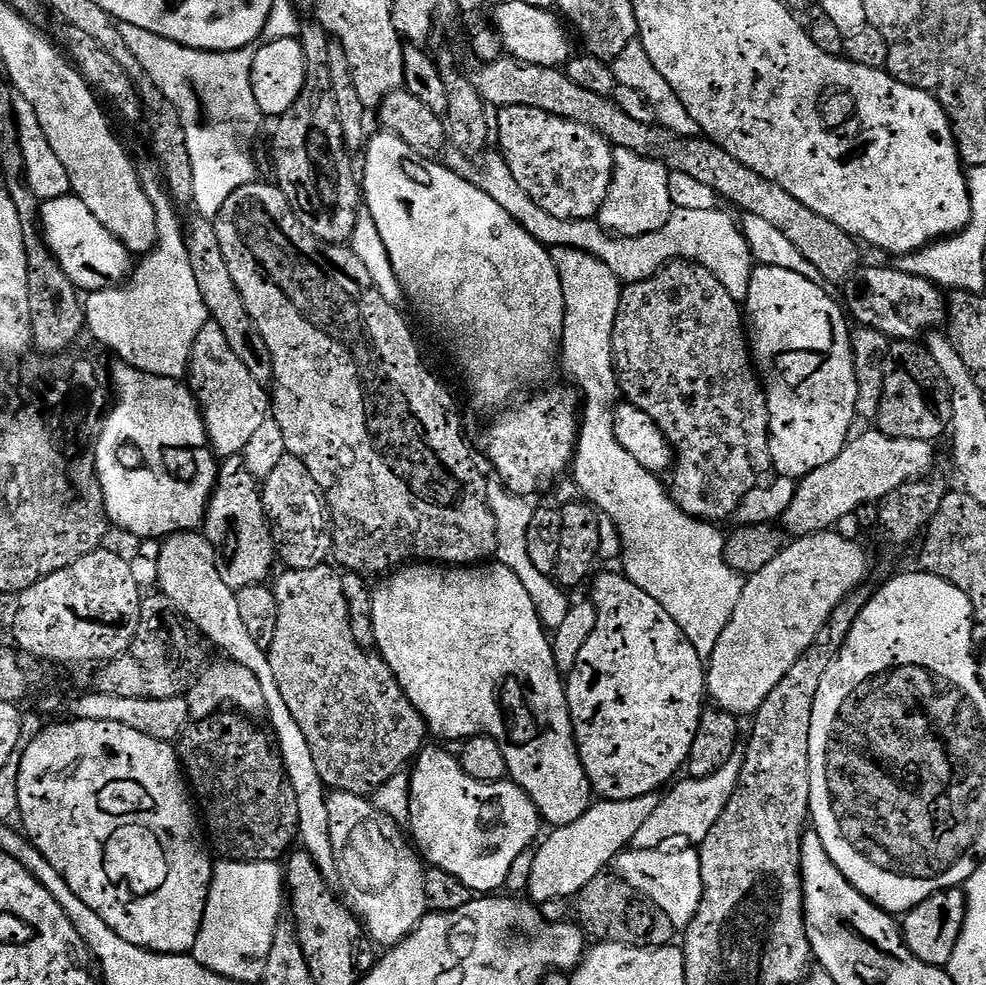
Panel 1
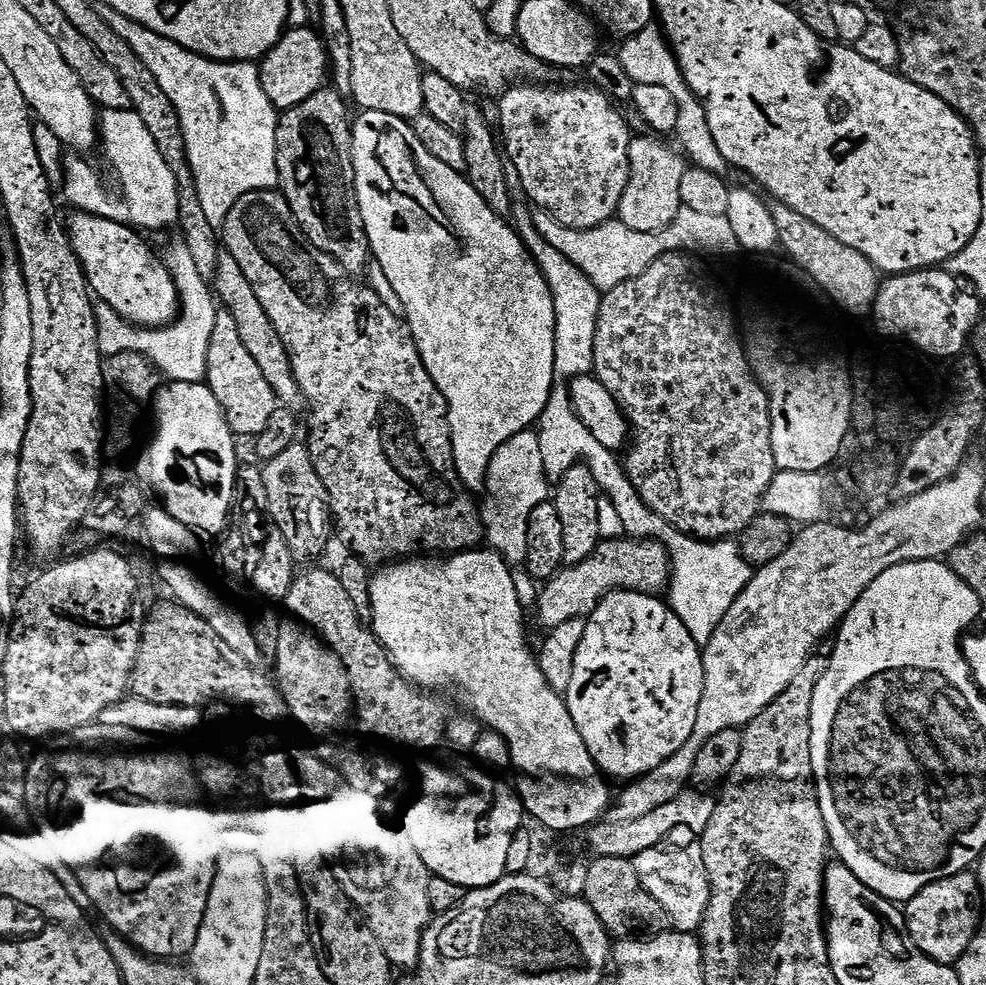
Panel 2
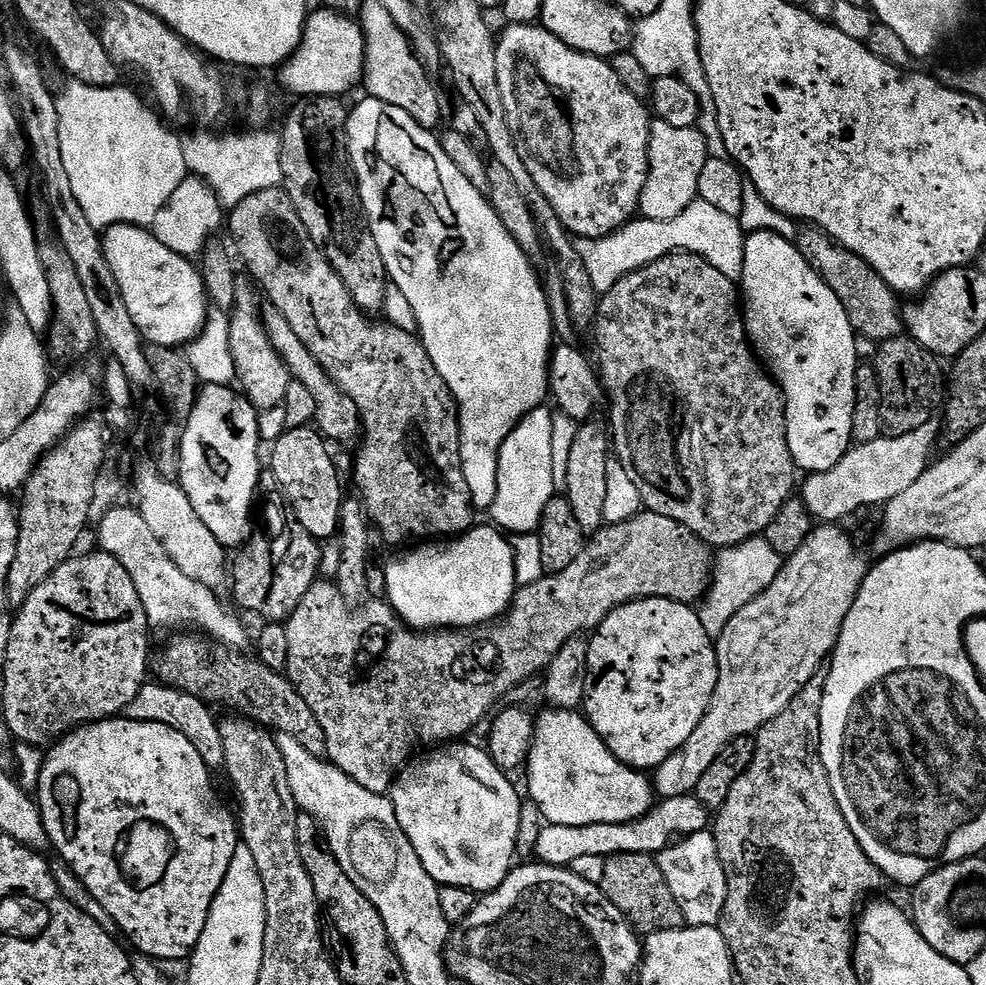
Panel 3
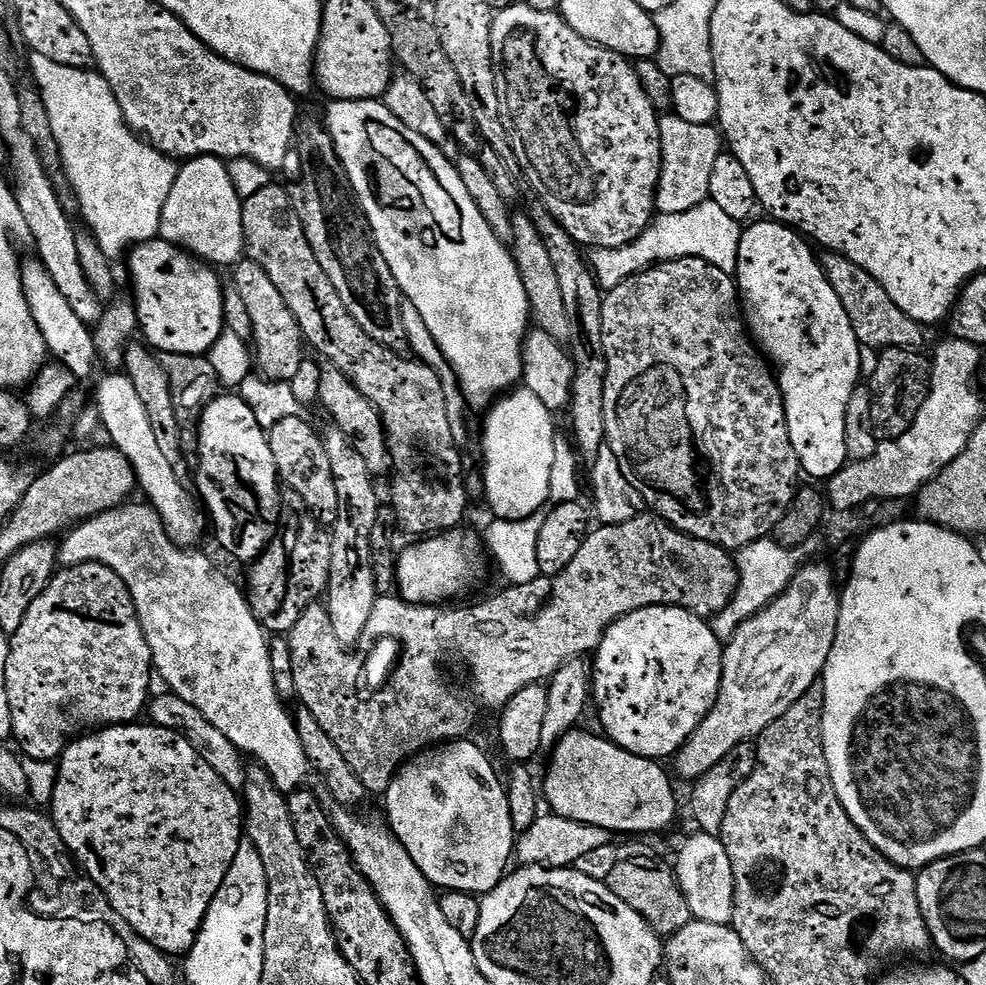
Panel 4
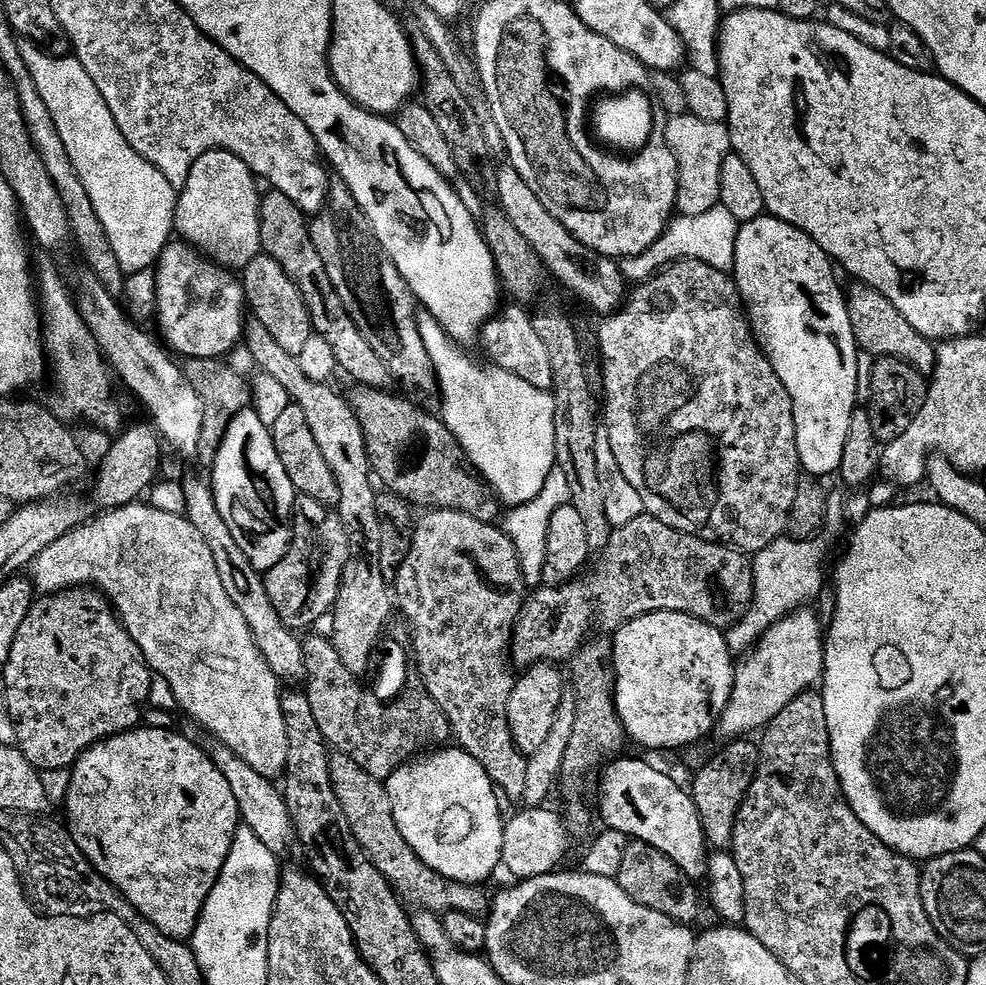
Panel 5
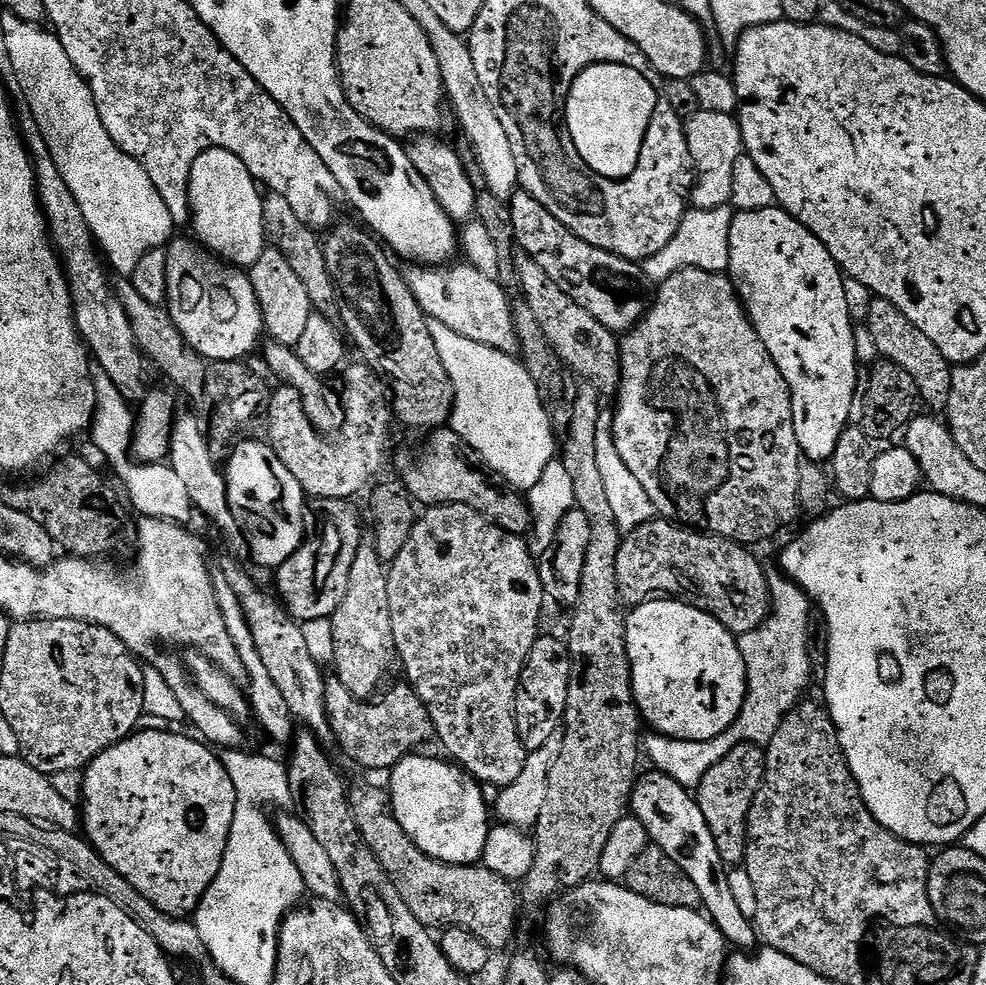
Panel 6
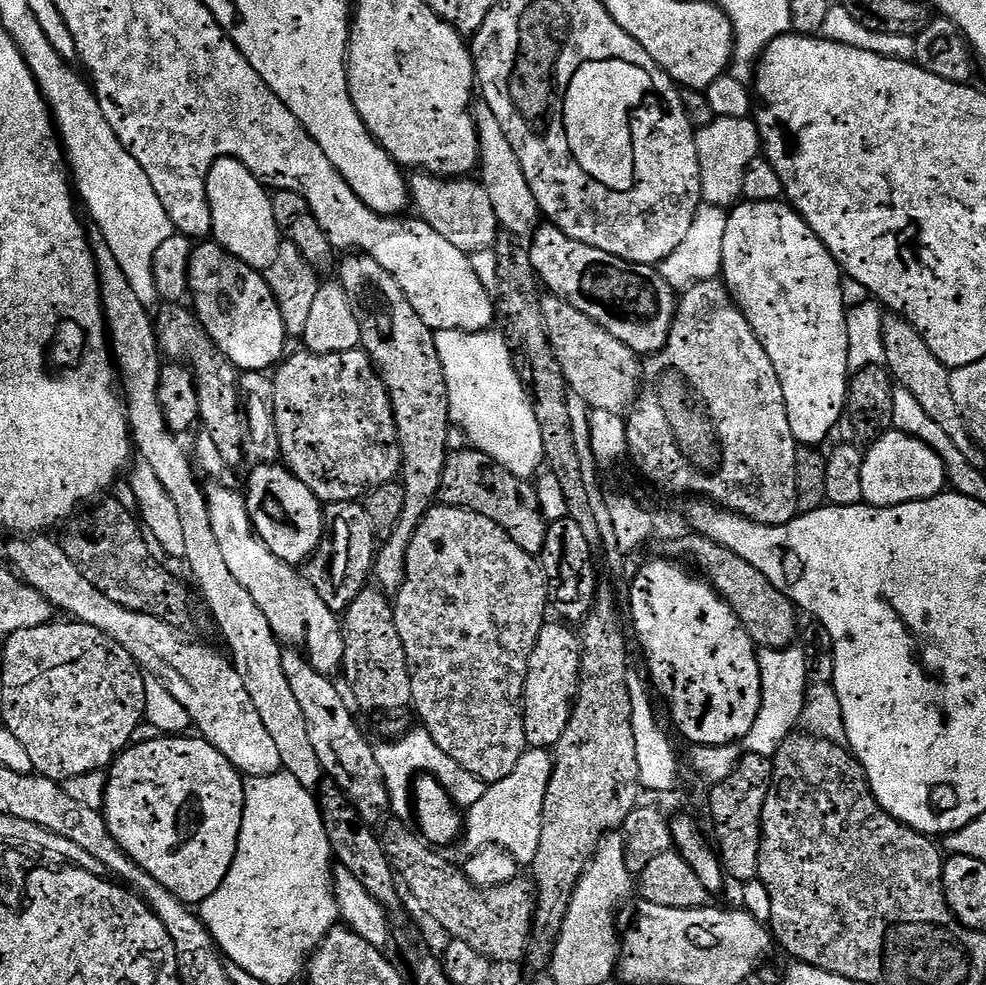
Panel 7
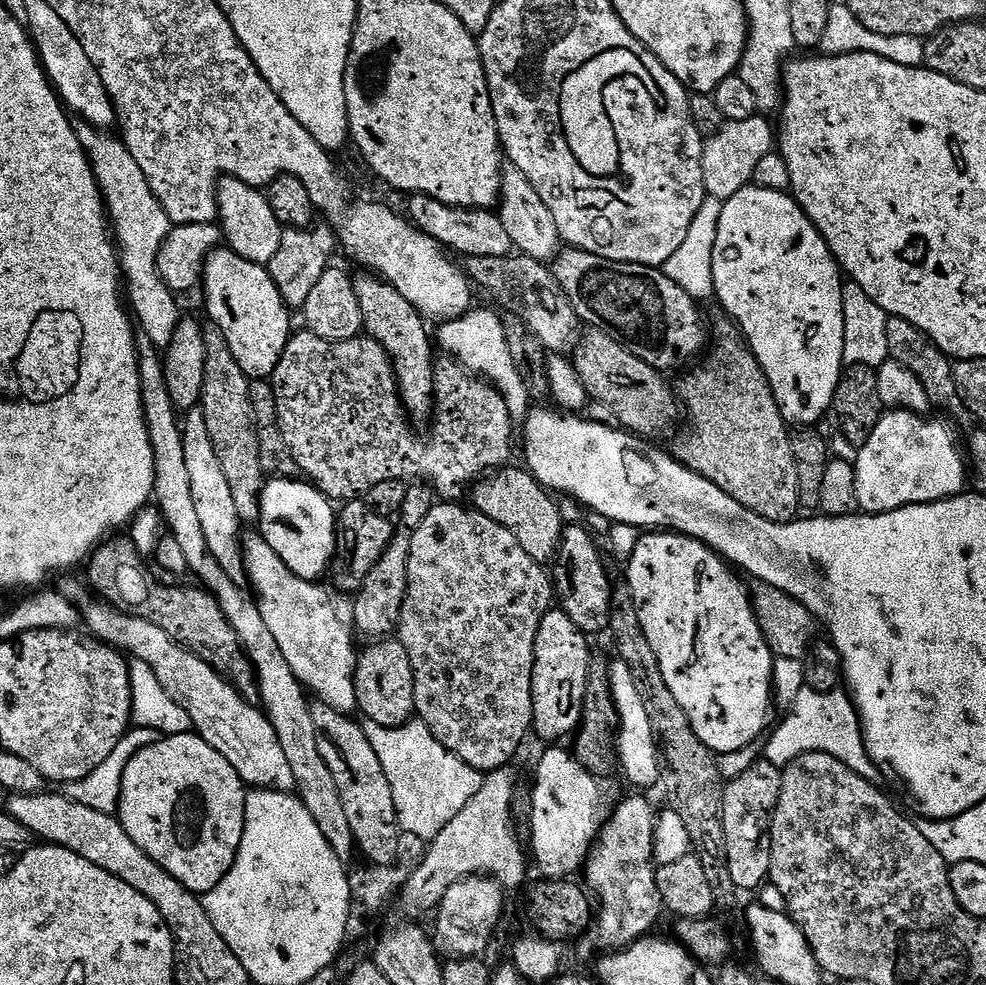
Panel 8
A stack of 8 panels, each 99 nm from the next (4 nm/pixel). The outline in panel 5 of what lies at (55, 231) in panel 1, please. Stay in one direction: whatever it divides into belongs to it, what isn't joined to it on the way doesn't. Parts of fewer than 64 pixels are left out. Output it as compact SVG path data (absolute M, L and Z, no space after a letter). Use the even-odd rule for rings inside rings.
M184 242L168 243L160 252L154 271L154 320L160 323L159 335L173 353L181 352L181 357L193 360L215 360L227 357L241 343L246 323L246 301L241 281L237 277L235 280L231 271L221 268Z

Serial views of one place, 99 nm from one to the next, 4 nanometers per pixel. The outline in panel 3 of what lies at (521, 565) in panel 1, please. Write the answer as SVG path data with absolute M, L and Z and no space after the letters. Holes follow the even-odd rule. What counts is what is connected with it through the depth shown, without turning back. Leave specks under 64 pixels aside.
M535 408L516 423L516 428L504 439L498 458L498 495L490 510L491 523L508 534L535 533L542 522L546 502L557 495L554 484L553 443L551 422L553 409Z

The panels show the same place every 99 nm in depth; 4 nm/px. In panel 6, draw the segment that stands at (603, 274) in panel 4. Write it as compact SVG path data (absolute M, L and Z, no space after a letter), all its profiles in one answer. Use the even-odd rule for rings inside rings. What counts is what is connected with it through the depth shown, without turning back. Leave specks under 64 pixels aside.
M725 206L714 210L695 210L685 211L683 218L680 219L678 230L670 242L658 254L654 254L649 260L643 261L642 272L653 282L659 282L670 278L683 268L697 268L707 272L728 272L730 262L730 226L734 212L731 207Z

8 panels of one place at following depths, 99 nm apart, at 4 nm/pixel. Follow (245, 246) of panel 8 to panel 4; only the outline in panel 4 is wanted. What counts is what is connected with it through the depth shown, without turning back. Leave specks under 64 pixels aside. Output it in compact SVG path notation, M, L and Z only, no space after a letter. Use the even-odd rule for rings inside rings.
M194 156L179 165L179 172L162 208L159 239L182 248L209 265L235 266L245 255L241 199L231 181L229 165L218 156Z

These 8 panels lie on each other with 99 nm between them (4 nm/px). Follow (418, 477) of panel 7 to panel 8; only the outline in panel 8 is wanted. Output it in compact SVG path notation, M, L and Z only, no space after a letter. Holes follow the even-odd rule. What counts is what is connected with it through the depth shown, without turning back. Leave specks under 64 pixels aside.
M368 274L372 276L355 277L356 293L358 294L358 304L362 306L362 318L364 319L363 331L371 336L373 340L377 340L379 344L388 352L388 356L392 359L392 368L396 372L396 384L400 387L400 402L404 405L404 410L408 414L408 419L413 425L421 426L433 419L436 411L436 366L437 361L432 360L432 344L434 348L434 340L428 337L428 328L425 317L417 308L410 306L410 302L406 302L406 298L402 298L402 294L398 294L398 290L389 284L387 280L376 274ZM416 482L411 485L406 494L406 502L402 502L398 520L406 527L395 531L392 536L390 546L386 548L382 558L366 574L366 582L362 582L358 595L355 597L356 609L352 612L351 623L356 623L355 631L361 632L367 639L372 642L379 642L385 638L391 637L400 627L402 618L402 606L408 593L408 575L410 574L410 542L412 541L413 530L430 514L434 503L434 492L431 487L423 483Z

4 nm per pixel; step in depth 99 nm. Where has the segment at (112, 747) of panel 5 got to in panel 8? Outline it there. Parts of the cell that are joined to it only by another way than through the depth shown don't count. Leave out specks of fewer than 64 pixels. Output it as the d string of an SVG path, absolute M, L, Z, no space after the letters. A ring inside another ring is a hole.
M183 732L177 736L163 737L154 746L146 746L146 750L138 750L138 754L130 758L130 766L126 766L126 774L122 774L118 819L122 822L126 834L130 834L130 838L134 838L134 842L138 842L138 846L142 846L142 850L146 850L146 854L150 854L150 858L154 858L154 862L158 862L158 866L166 870L166 874L174 874L174 878L178 878L178 882L182 882L186 890L203 894L212 892L214 886L218 886L218 882L222 882L222 878L226 878L226 874L234 866L244 833L247 797L244 779L237 774L234 766L230 766L230 762L226 762L226 758L222 758L222 754L218 754L218 750L214 750L214 746L210 746L202 737L192 732Z

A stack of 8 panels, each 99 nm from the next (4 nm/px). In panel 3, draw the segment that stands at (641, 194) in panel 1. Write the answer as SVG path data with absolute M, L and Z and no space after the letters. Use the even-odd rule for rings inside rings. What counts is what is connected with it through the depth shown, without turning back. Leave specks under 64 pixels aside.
M658 119L652 120L652 133L648 143L648 177L642 190L638 209L646 220L666 222L678 218L698 198L699 178L709 160L706 142L698 128L670 126Z

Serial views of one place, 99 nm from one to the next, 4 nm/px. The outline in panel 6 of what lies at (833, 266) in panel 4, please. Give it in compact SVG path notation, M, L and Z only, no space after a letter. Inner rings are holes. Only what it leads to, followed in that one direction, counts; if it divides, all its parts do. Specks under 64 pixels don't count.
M879 298L871 302L873 304L868 308L866 327L874 338L879 355L890 363L897 364L902 370L906 370L906 374L910 374L919 399L923 403L925 400L932 408L947 409L950 365L942 358L938 346L934 346L934 342L930 342L930 338L922 334L922 330L918 330L910 323L906 314L899 312L890 302Z

